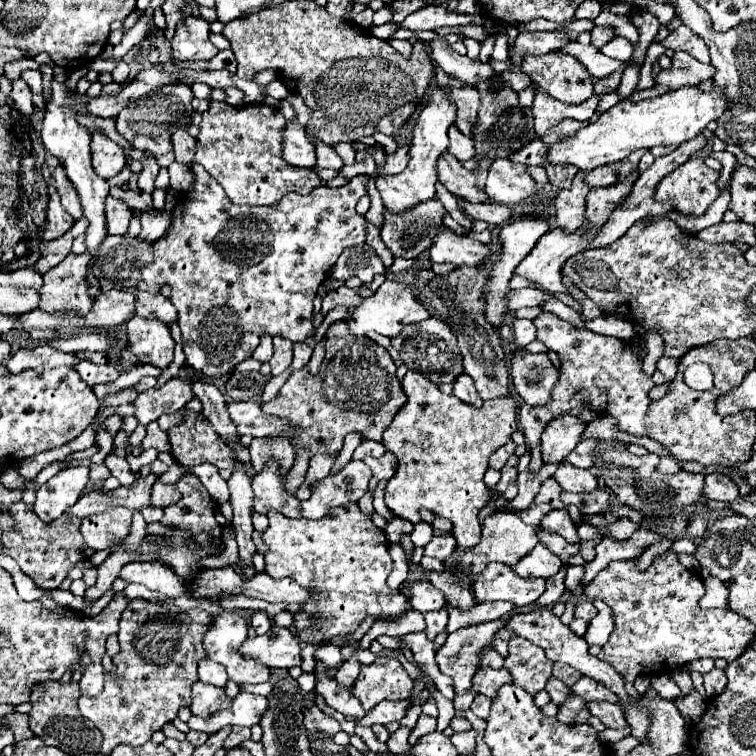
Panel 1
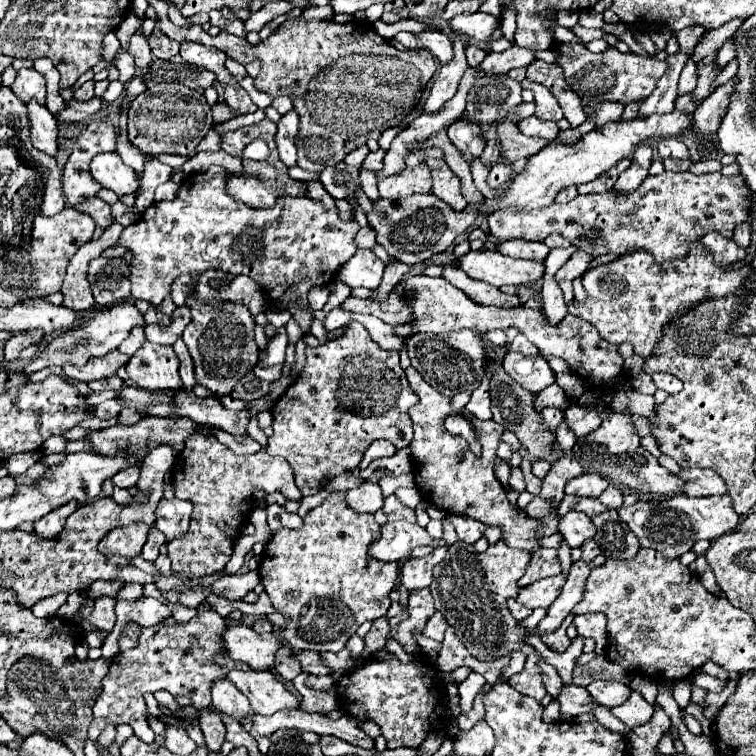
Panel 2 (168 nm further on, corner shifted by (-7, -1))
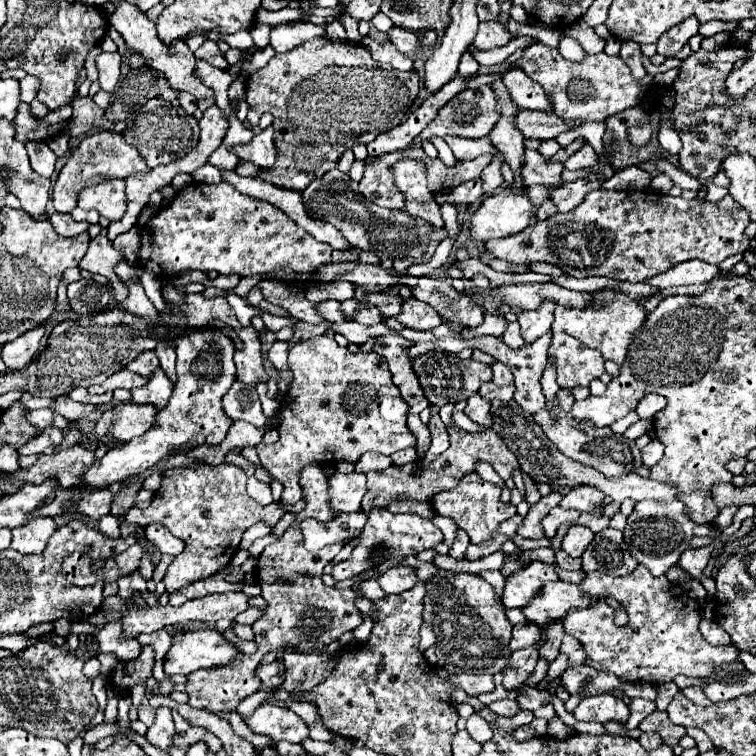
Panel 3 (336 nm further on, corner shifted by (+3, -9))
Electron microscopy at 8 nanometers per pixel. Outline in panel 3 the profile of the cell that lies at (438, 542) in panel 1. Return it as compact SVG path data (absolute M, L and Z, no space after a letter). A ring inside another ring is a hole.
M392 567L378 577L378 585L384 593L402 593L418 583L414 567Z

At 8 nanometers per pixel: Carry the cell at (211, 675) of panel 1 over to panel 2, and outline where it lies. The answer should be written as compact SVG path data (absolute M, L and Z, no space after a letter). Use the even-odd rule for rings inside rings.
M216 679L211 690L212 707L223 714L234 717L236 721L242 721L244 717L250 717L250 703L246 703L246 695L242 695L230 679Z

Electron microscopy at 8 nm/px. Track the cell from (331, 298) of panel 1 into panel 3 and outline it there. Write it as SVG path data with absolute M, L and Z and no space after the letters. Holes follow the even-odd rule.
M414 297L404 301L402 313L396 319L402 325L406 325L410 329L420 329L420 331L430 331L430 329L434 329L434 327L438 327L442 323L438 313L432 311L432 307L428 307L428 303L418 301Z

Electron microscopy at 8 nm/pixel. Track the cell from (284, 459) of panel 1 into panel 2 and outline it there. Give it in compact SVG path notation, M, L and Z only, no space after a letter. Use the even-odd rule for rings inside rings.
M194 433L184 441L184 451L178 455L172 467L172 485L178 499L188 499L194 505L188 533L182 535L182 539L168 543L172 569L184 577L204 577L224 569L224 565L230 561L232 545L240 537L240 525L248 521L248 513L252 509L252 491L256 487L264 489L266 493L282 491L286 499L302 499L294 483L292 467L286 463L286 459L270 457L265 449L260 449L260 453L254 455L238 457L216 437L202 433ZM200 445L208 445L208 453L202 453L204 449Z

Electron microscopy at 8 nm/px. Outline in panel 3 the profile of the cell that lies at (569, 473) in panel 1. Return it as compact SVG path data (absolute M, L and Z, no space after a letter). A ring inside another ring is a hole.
M580 485L570 489L562 501L560 507L564 509L574 509L580 513L596 513L602 515L602 507L604 507L604 495L600 491L596 491L596 487L592 485Z

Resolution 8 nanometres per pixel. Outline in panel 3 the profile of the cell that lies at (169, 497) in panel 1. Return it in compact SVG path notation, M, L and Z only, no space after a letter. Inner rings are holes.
M152 523L148 525L146 529L146 537L150 539L150 543L160 549L162 553L168 553L172 557L176 557L182 549L184 549L184 541L182 539L176 539L164 525L160 523Z

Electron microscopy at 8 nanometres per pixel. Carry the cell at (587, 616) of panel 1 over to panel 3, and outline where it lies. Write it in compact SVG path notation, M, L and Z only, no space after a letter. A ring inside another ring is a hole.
M564 635L560 653L564 653L564 655L568 657L568 667L582 665L584 659L586 659L586 653L584 653L584 649L582 649L582 643L578 643L578 641L576 641L574 637L570 637L570 635Z

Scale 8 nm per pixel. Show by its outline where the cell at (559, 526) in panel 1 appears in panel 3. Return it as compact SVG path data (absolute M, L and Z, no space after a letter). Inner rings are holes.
M572 525L566 533L566 537L562 539L562 551L566 551L570 557L582 557L592 535L594 535L594 531L590 531L588 527Z

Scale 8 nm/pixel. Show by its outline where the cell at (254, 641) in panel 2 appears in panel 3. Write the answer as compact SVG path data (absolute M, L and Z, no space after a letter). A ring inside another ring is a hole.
M216 629L184 631L172 637L172 647L164 657L164 673L190 675L198 669L212 669L230 663L236 653L238 649Z

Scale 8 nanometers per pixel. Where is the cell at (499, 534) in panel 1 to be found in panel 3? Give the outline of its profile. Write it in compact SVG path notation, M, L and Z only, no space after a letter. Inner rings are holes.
M438 571L426 583L424 619L436 633L436 657L438 667L448 673L498 673L510 659L510 631L512 623L504 615L500 599L494 597L494 589L478 575Z

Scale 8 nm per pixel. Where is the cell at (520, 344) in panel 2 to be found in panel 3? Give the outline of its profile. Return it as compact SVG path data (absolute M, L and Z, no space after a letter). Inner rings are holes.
M494 363L492 365L492 371L494 371L494 383L496 385L502 385L502 387L506 387L508 383L514 383L514 377L512 377L512 373L510 373L510 369L504 365L504 363Z

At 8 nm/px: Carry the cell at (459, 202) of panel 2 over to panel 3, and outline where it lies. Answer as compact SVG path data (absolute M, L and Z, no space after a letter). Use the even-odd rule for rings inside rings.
M404 159L394 165L394 187L404 195L404 211L424 219L434 229L444 227L440 205L426 187L426 165L414 159Z

